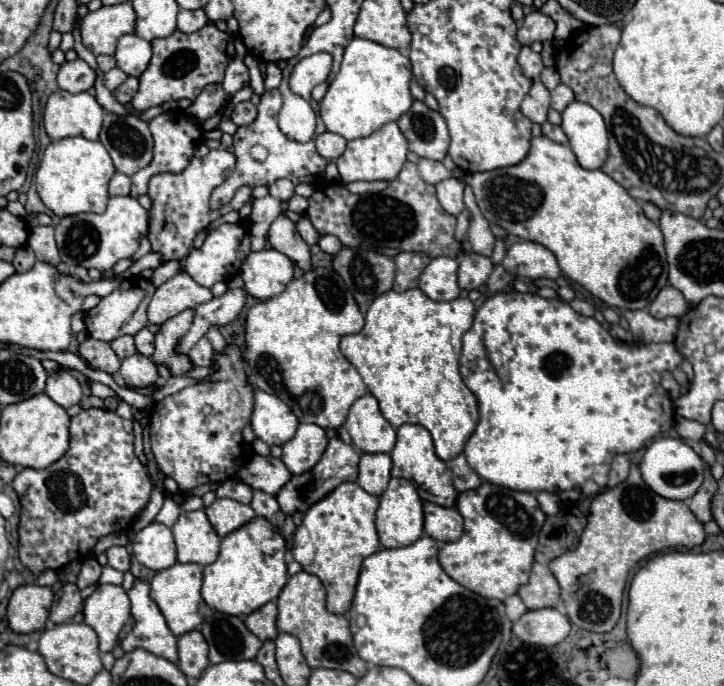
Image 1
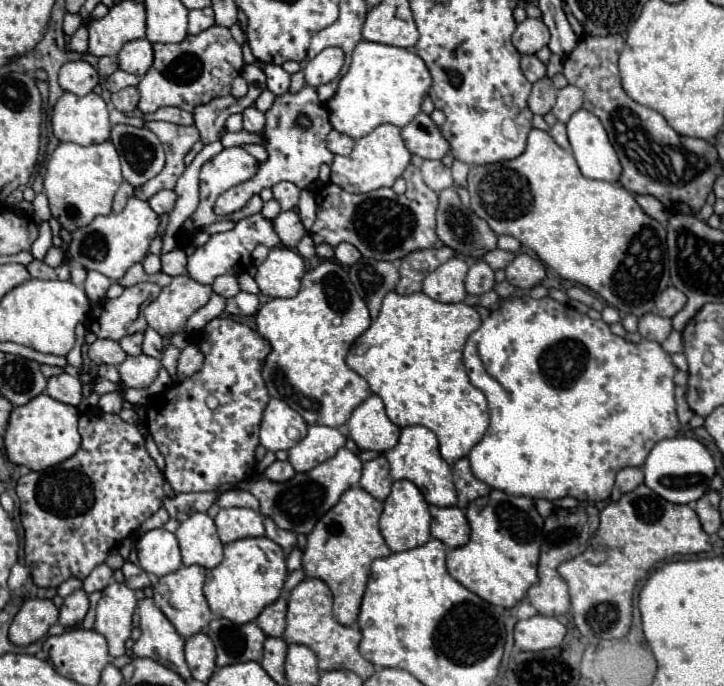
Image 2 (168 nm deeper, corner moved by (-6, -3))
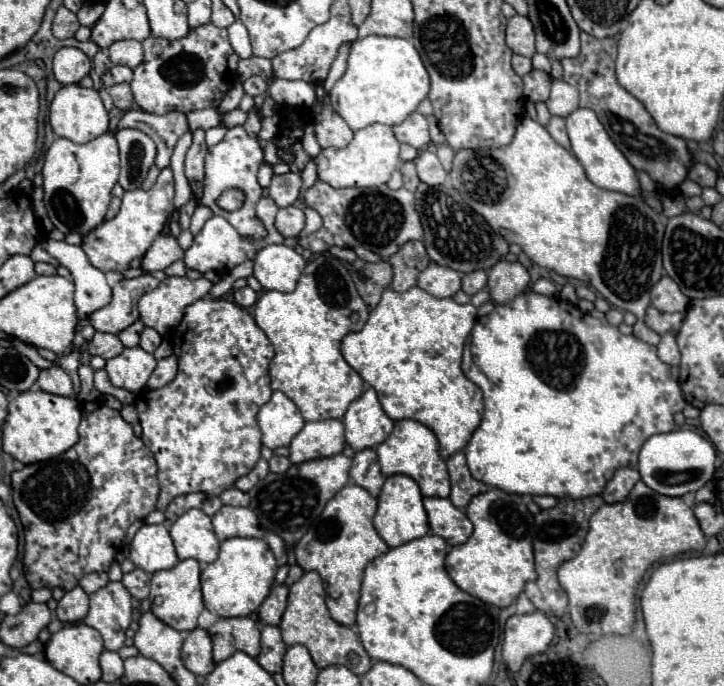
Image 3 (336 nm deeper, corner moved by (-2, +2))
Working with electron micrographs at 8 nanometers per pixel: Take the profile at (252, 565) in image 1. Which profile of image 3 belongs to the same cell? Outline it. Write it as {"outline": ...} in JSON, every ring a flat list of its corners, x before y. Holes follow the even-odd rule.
{"outline":[[228,538,214,562,202,568,202,597,206,608,222,618,250,616,270,594,278,564,264,538]]}

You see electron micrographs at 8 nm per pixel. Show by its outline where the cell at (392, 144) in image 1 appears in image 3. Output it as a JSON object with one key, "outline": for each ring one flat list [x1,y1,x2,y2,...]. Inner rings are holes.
{"outline":[[370,124,368,128,356,130,352,142,346,148,324,148,314,158,318,166,318,178,328,182,332,188,372,188,382,186,390,180,390,174,400,166,400,142,386,124]]}

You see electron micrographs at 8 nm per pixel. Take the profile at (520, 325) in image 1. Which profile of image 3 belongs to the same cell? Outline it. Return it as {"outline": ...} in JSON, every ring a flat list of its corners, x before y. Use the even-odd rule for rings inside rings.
{"outline":[[524,292,508,304,496,304,496,308,488,314,488,320,484,320,484,316,476,320,476,324,474,324,466,342,464,356,462,356,462,372,484,394,484,416,482,416,482,422,480,422,480,432,486,434,486,442,482,442,482,446,480,446,484,452,480,452,480,454,476,452,476,448,478,448,476,446,476,432,470,438,470,442,466,444,464,452,466,452,468,468,470,468,470,472,476,480,480,480,484,484,490,484,494,488,500,488,504,492,532,494,532,496,550,494,550,496,556,496,556,498,562,498,562,496,586,498,586,496,602,494,608,478,612,478,612,474,618,468,624,468,624,466,636,468,638,466,638,450,642,448,642,444,652,434,670,432,674,428,674,414,680,412,686,406,680,384,670,376,670,366,664,364,658,358,656,346,650,346,650,344,638,340,636,336,620,334,620,330,616,326,608,324,606,320,596,318,595,315,582,312,578,306,574,306,574,304,562,300,562,298,548,298,548,296,542,296,542,294,536,294,536,292]]}

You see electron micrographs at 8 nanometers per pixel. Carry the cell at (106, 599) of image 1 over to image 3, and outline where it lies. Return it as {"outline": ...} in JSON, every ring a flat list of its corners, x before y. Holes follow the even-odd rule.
{"outline":[[108,582,104,588,100,588,98,592,90,594,90,610,88,616,84,618,84,622,92,628,96,628,102,638,104,638,104,646,112,652,118,652,124,646,126,640,126,630,130,628,132,622,132,604,130,604,132,596,126,590,126,586,122,582]]}

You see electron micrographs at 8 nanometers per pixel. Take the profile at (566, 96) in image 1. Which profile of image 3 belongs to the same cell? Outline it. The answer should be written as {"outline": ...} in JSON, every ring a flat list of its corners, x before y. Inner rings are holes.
{"outline":[[554,80,550,98,546,100,546,106,552,116,564,118,578,108,578,90,564,80]]}

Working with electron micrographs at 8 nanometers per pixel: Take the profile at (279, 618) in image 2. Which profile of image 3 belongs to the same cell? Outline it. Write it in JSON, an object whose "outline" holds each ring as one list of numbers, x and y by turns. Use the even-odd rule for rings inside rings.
{"outline":[[278,584,278,586,272,588,270,596,258,608,258,616,264,624,270,624,270,626,280,624,282,614,286,610,286,596,288,596,288,586,286,584]]}

